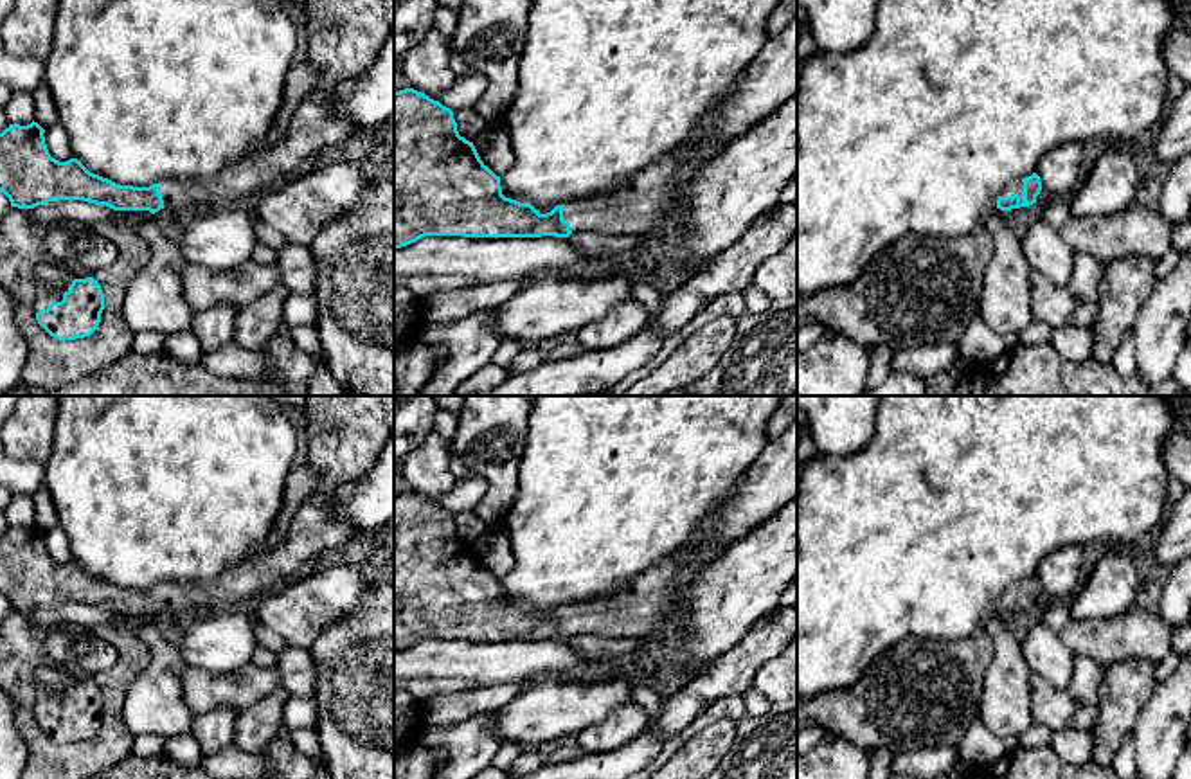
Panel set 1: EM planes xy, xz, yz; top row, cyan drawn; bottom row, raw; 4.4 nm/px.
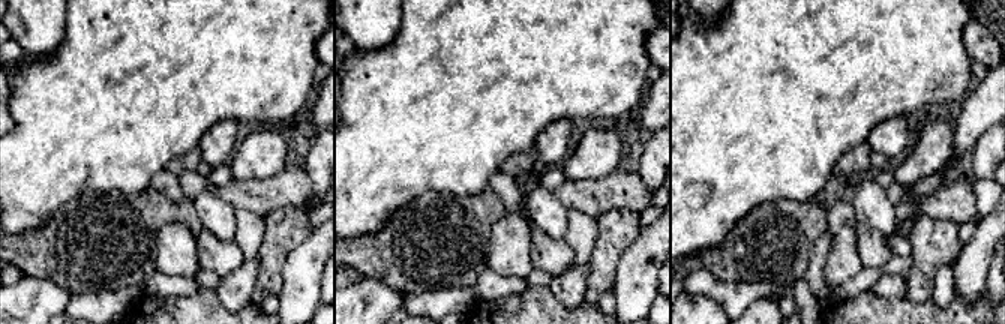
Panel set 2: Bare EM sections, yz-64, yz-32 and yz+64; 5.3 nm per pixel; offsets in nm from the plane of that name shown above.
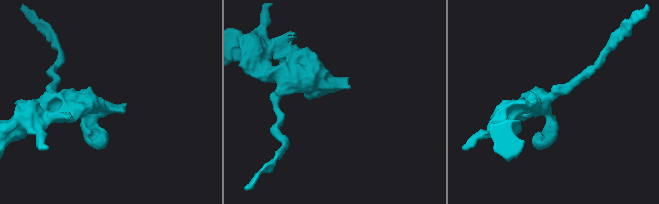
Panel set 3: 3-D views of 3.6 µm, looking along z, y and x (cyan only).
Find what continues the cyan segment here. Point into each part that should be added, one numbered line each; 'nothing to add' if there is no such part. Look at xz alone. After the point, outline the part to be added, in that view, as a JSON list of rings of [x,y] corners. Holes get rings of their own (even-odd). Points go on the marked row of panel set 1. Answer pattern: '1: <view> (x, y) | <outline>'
1: xz (644, 205) | [[[687,144],[617,191],[567,201],[563,219],[570,223],[572,234],[655,234],[676,212],[680,187],[700,162]]]

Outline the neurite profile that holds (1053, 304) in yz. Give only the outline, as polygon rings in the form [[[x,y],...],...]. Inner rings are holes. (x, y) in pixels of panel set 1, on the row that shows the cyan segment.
[[[1033,270],[1029,282],[1029,308],[1033,320],[1045,322],[1052,329],[1070,326],[1070,317],[1081,306],[1081,293],[1067,286],[1056,286],[1043,273]]]

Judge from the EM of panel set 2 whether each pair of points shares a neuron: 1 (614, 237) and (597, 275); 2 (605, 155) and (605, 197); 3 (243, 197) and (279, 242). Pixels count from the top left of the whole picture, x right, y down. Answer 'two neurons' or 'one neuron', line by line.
1: one neuron
2: two neurons
3: two neurons

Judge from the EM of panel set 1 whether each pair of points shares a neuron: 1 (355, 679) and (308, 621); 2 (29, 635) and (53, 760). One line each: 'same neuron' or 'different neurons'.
1: different neurons
2: same neuron

